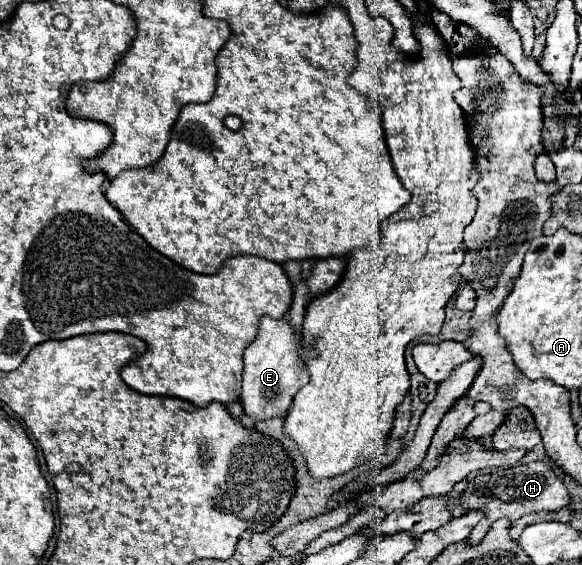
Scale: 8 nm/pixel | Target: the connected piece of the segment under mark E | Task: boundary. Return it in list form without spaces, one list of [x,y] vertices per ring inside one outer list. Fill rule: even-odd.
[[[262,317],[256,341],[244,351],[244,381],[242,381],[242,407],[254,421],[284,417],[300,387],[308,383],[308,371],[300,361],[300,339],[286,319]]]

